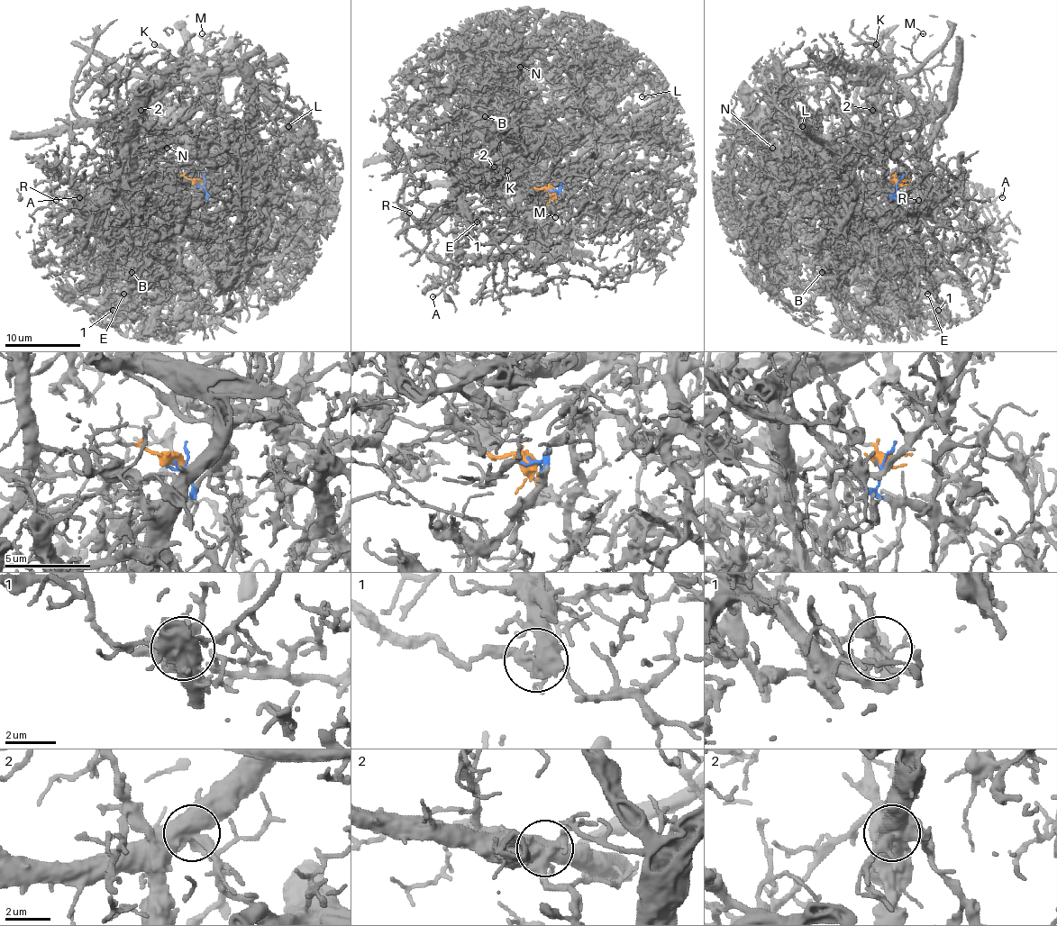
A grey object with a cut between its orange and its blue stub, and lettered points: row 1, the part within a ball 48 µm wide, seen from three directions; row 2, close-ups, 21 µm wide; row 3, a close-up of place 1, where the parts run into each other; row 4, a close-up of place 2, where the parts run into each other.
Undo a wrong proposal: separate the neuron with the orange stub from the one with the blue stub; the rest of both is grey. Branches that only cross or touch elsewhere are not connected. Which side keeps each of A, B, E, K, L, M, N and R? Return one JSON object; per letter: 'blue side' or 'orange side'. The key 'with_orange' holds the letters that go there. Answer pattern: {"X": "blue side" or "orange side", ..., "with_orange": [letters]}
{"A": "orange side", "B": "blue side", "E": "blue side", "K": "blue side", "L": "blue side", "M": "orange side", "N": "blue side", "R": "orange side", "with_orange": ["A", "M", "R"]}

